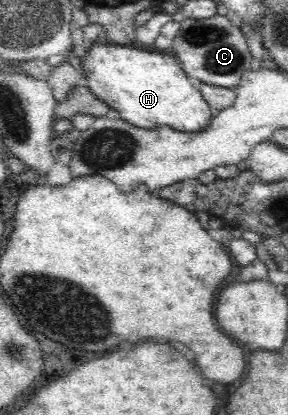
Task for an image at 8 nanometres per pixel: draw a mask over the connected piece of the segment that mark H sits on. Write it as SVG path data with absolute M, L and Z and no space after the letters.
M100 36L93 41L85 56L80 58L80 64L82 66L80 74L86 80L87 89L105 105L116 110L121 119L137 128L151 129L155 126L170 126L179 132L198 133L199 130L209 126L209 121L213 116L210 106L203 99L199 89L187 81L188 76L170 52L146 51L132 44L123 46L108 42Z

